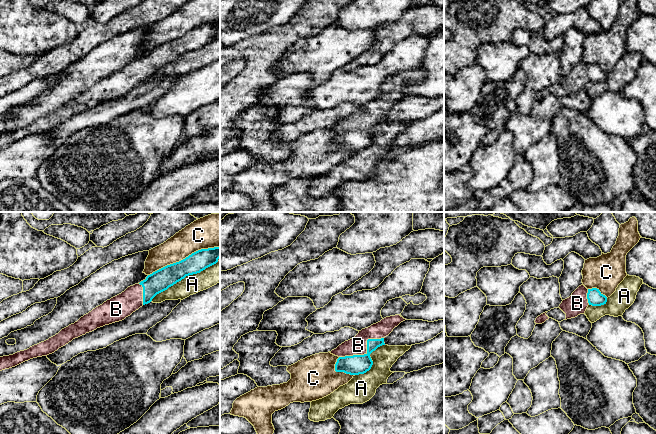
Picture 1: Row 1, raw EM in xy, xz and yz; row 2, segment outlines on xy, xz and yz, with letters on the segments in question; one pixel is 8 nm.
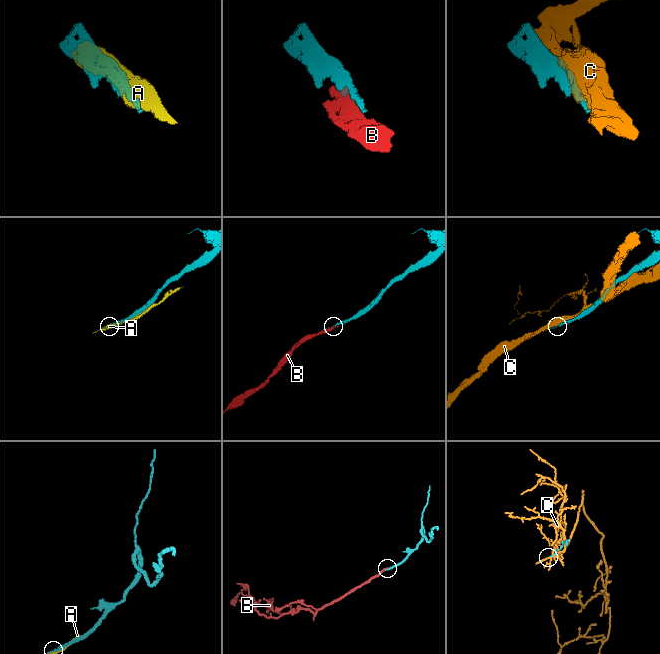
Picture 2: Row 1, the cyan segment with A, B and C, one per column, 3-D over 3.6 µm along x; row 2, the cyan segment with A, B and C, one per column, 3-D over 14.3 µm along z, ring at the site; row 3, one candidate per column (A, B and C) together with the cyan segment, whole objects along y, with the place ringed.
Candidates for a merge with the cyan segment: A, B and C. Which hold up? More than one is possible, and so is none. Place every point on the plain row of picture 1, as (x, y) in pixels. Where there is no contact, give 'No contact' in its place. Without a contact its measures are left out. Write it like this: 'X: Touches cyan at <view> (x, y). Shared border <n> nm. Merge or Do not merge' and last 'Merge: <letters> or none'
A: Touches cyan at xy (184, 53). Shared border 650 nm. Do not merge
B: Touches cyan at xz (367, 128). Shared border 400 nm. Merge
C: Touches cyan at xy (183, 35). Shared border 600 nm. Do not merge
Merge: B

